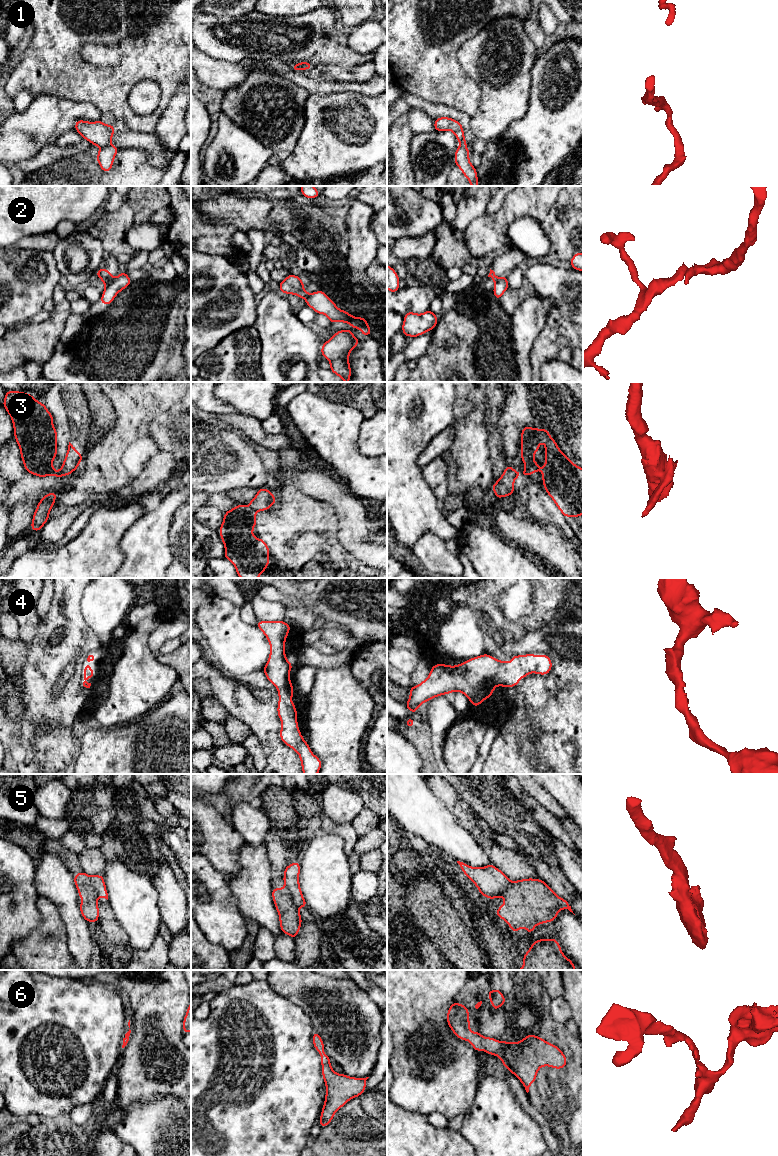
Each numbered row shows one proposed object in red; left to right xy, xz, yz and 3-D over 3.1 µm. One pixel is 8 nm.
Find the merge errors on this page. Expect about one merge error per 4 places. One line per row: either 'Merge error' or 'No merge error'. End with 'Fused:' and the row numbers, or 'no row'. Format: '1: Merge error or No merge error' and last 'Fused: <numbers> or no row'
1: Merge error
2: Merge error
3: Merge error
4: No merge error
5: Merge error
6: No merge error
Fused: 1, 2, 3, 5

